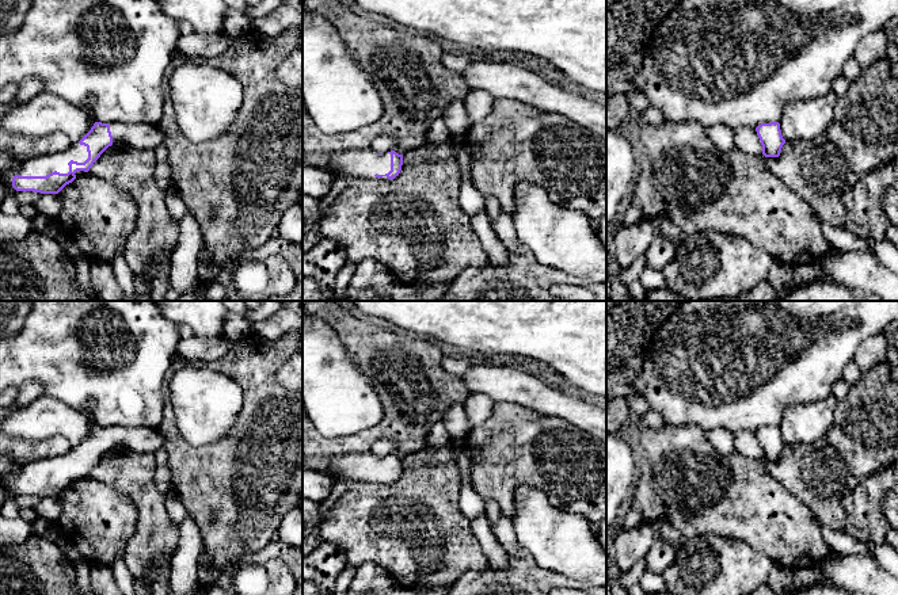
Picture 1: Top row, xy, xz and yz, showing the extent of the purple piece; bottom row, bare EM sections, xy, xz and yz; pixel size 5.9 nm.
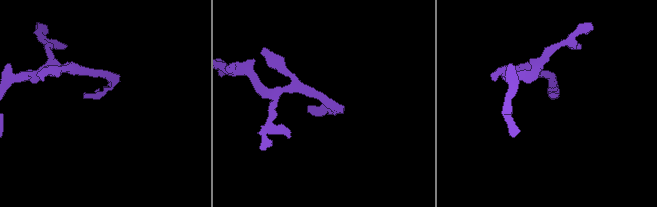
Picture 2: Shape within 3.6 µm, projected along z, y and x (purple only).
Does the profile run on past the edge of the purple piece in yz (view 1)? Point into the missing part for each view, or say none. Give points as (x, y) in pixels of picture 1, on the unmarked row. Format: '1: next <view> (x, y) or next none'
1: next none

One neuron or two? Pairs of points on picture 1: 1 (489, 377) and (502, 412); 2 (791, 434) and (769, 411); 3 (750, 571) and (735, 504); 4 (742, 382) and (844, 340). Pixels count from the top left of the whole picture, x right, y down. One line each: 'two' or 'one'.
1: two
2: two
3: two
4: one

